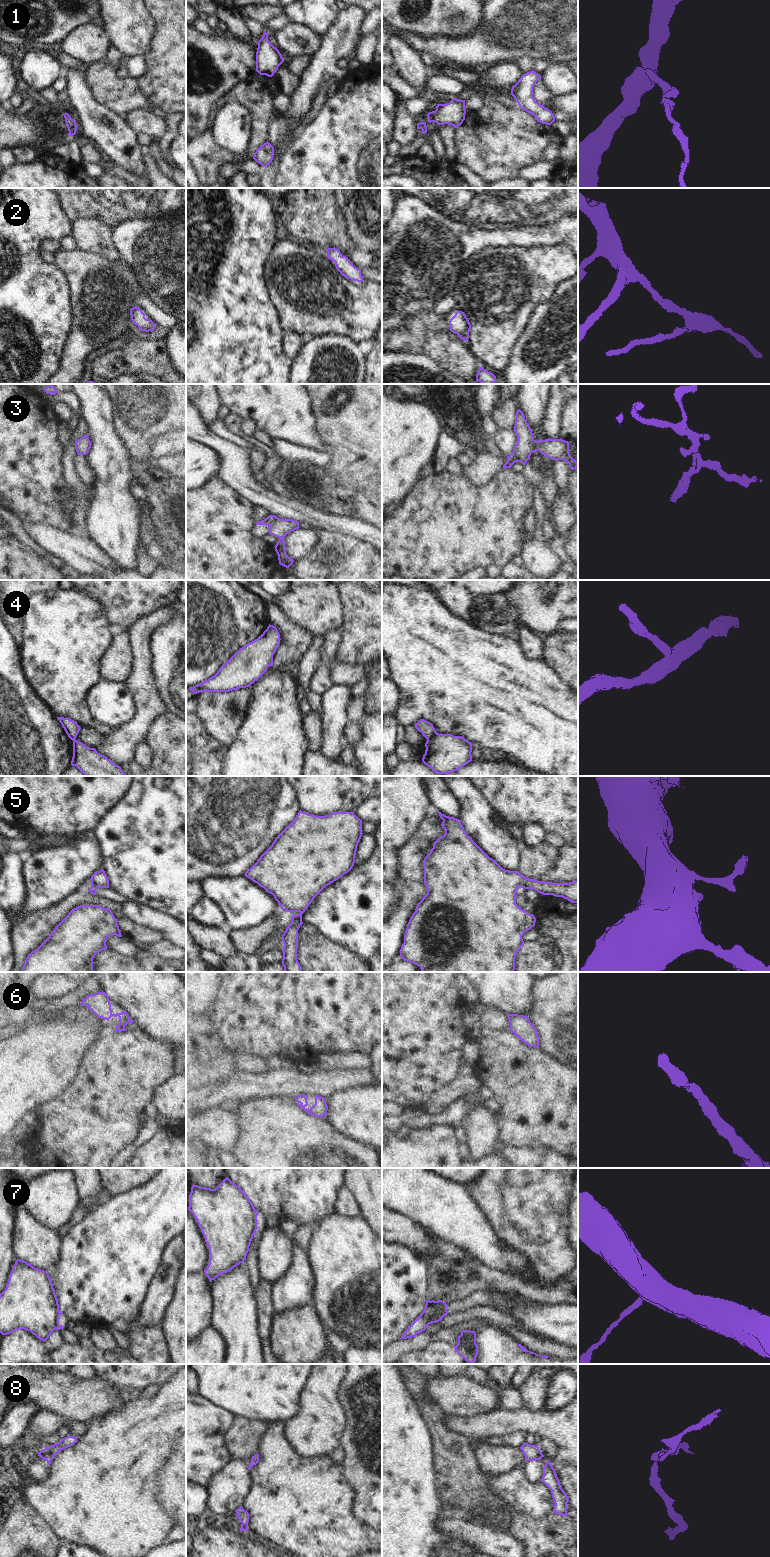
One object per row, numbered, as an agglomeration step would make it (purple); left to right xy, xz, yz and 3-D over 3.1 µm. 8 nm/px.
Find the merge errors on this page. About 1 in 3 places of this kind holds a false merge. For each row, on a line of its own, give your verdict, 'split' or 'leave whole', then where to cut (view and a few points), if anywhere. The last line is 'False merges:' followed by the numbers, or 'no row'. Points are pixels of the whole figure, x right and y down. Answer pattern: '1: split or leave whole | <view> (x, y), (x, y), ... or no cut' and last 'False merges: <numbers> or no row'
1: leave whole | no cut
2: leave whole | no cut
3: leave whole | no cut
4: split | yz (436, 732), (427, 740)
5: leave whole | no cut
6: leave whole | no cut
7: split | yz (425, 1310), (429, 1315), (428, 1324)
8: leave whole | no cut
False merges: 4, 7

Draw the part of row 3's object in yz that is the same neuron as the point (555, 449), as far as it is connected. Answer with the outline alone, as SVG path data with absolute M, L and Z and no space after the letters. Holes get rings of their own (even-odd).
M516 411L515 426L513 430L517 436L517 443L513 452L507 456L507 462L503 469L511 468L515 462L521 462L523 465L530 459L531 453L539 451L541 454L551 460L563 460L567 462L574 470L578 467L578 462L573 459L569 453L569 443L563 439L545 439L535 441L527 420L523 412Z

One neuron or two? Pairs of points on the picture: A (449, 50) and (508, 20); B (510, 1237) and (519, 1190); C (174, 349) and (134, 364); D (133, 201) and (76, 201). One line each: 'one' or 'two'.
A: one
B: one
C: two
D: one

